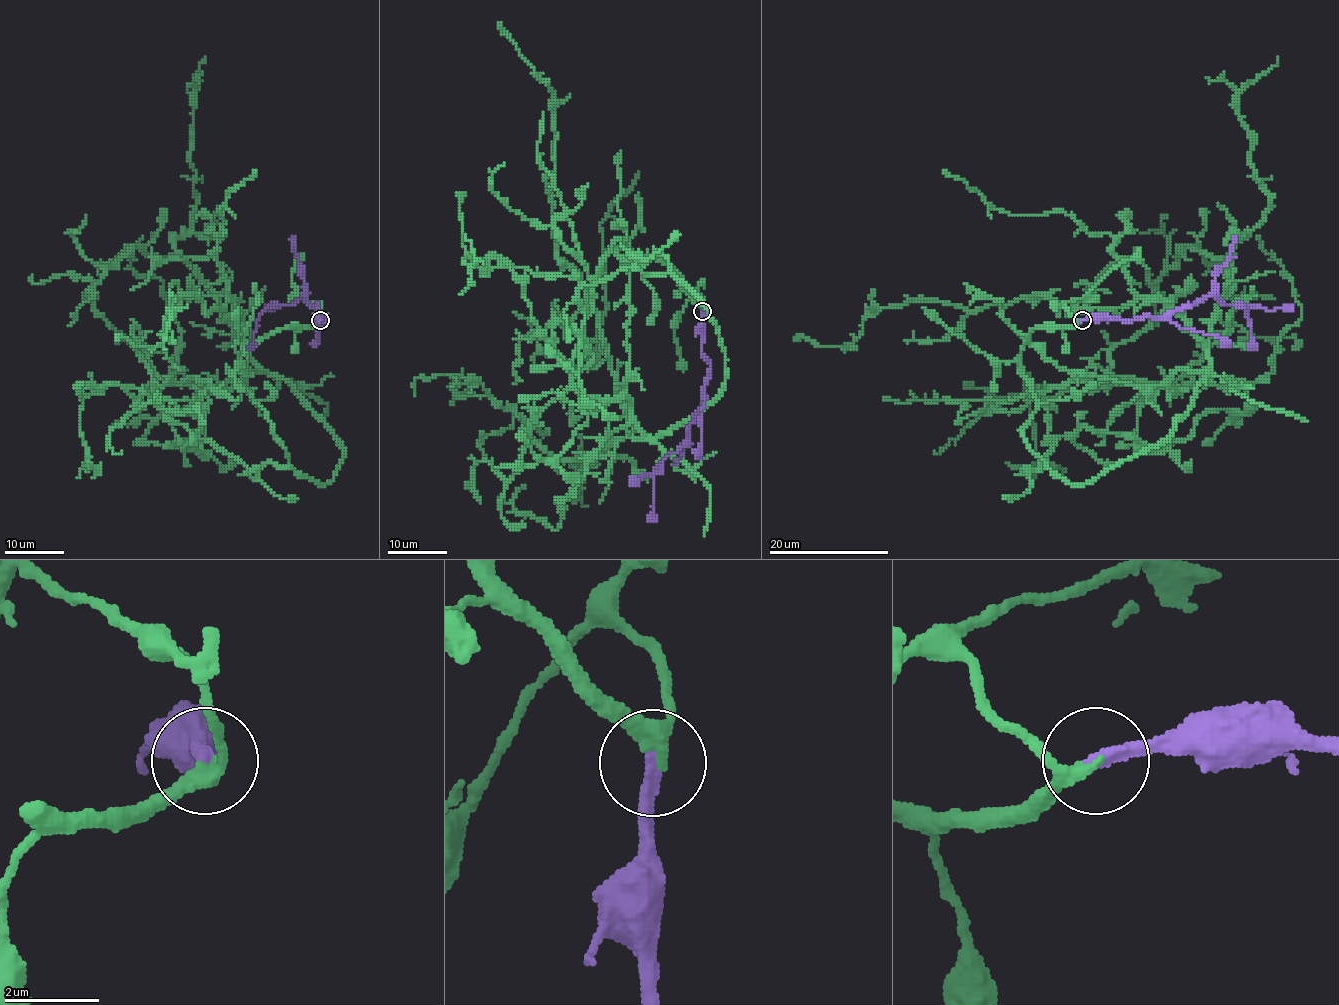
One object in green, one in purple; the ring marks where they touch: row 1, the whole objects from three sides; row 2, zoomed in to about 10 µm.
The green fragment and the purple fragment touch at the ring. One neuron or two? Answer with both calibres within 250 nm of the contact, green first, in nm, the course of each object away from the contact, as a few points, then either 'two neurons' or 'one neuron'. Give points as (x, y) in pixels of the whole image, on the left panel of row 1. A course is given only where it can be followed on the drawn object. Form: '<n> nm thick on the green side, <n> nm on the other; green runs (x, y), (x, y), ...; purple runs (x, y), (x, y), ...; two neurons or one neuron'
240 nm thick on the green side, 320 nm on the other; green runs (319, 320), (234, 377), (324, 484), (342, 443), (252, 359), (234, 301), (175, 298), (155, 347), (116, 340); purple runs (319, 320), (327, 317), (321, 317), (304, 296), (292, 304), (273, 304), (261, 313), (248, 350); one neuron

